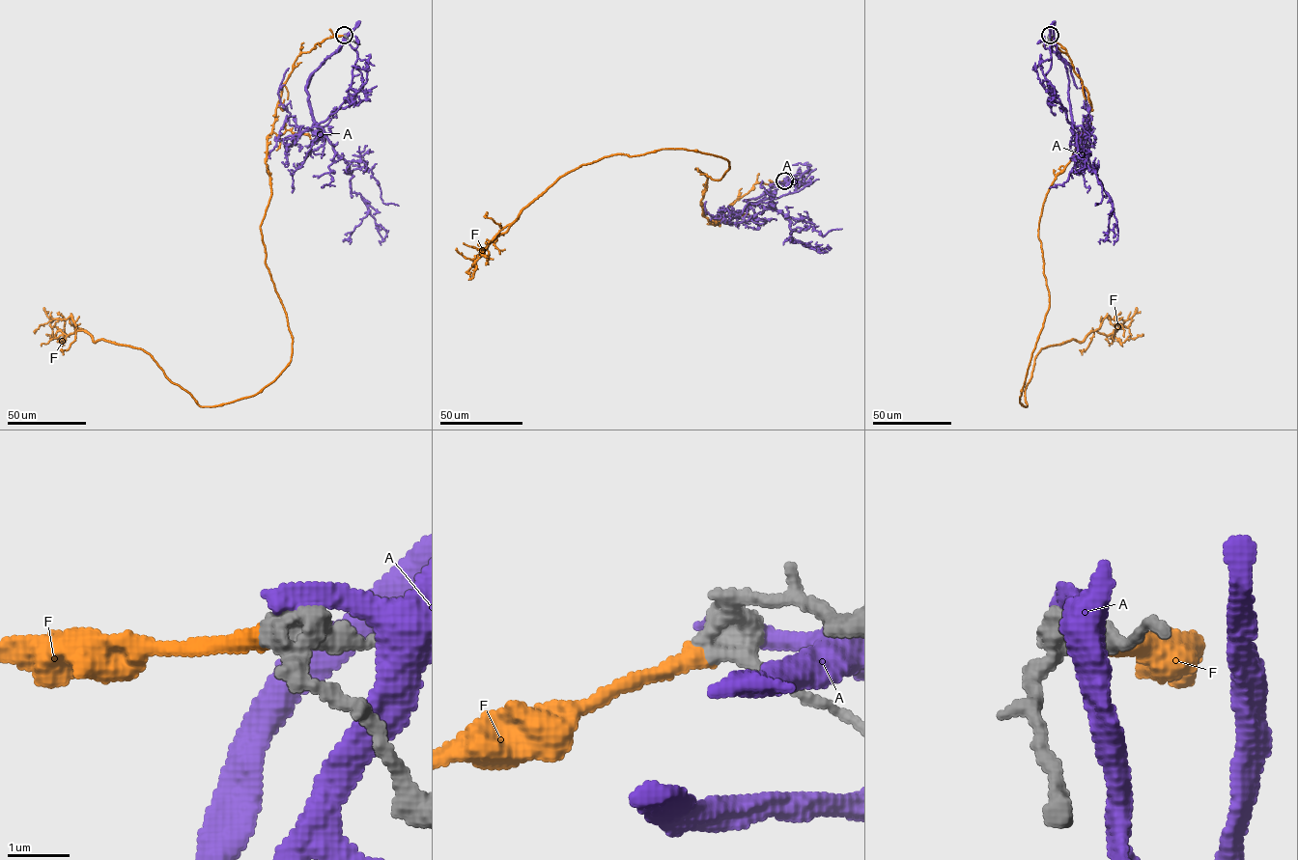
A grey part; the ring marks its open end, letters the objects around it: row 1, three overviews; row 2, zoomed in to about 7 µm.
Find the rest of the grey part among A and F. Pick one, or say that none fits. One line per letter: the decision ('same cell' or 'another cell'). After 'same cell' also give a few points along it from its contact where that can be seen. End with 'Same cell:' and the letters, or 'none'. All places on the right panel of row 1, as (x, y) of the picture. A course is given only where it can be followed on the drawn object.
A: another cell
F: same cell; course (1050, 35), (1088, 94), (1090, 124), (1043, 204), (1049, 307), (1020, 402), (1043, 348), (1091, 330), (1143, 334)
Same cell: F

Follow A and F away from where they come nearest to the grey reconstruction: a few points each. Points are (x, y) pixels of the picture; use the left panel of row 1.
A: (345, 34), (344, 41), (306, 87), (312, 119), (349, 165), (351, 191), (359, 193), (368, 208), (350, 243)
F: (344, 35), (297, 56), (268, 139), (260, 226), (292, 337), (274, 380), (200, 406), (142, 349), (45, 334)

